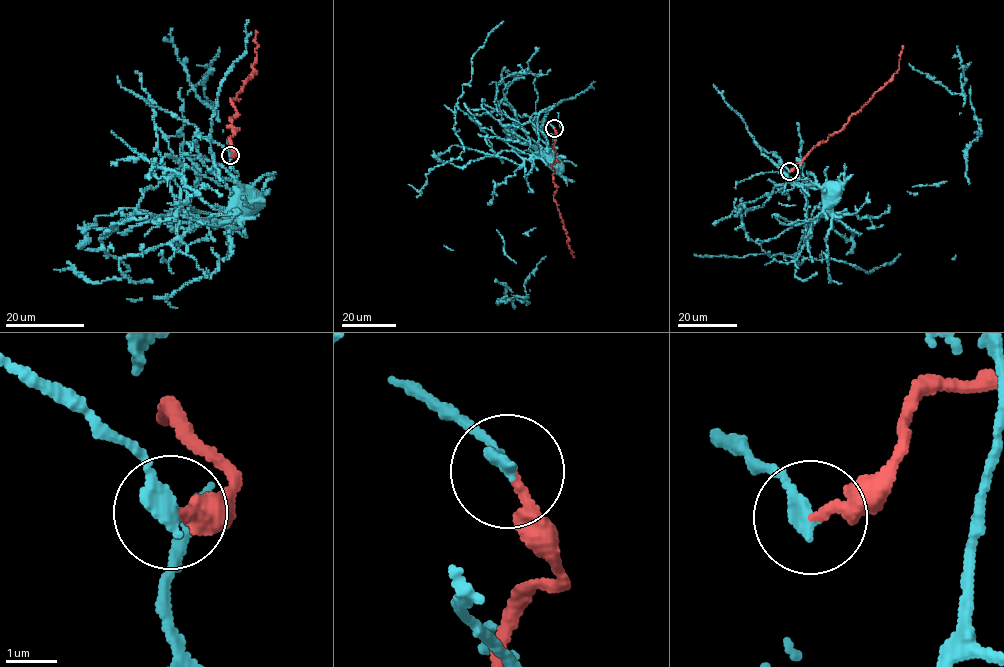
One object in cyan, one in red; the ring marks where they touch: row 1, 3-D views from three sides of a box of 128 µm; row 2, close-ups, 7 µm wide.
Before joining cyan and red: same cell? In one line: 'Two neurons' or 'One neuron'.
Two neurons

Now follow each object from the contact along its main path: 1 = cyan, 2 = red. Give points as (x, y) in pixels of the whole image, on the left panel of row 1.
1: (231, 155), (215, 141), (207, 140), (199, 134), (194, 136), (199, 157), (210, 170), (257, 196)
2: (231, 155), (234, 133), (228, 127), (237, 111), (230, 100), (254, 71), (255, 30)

